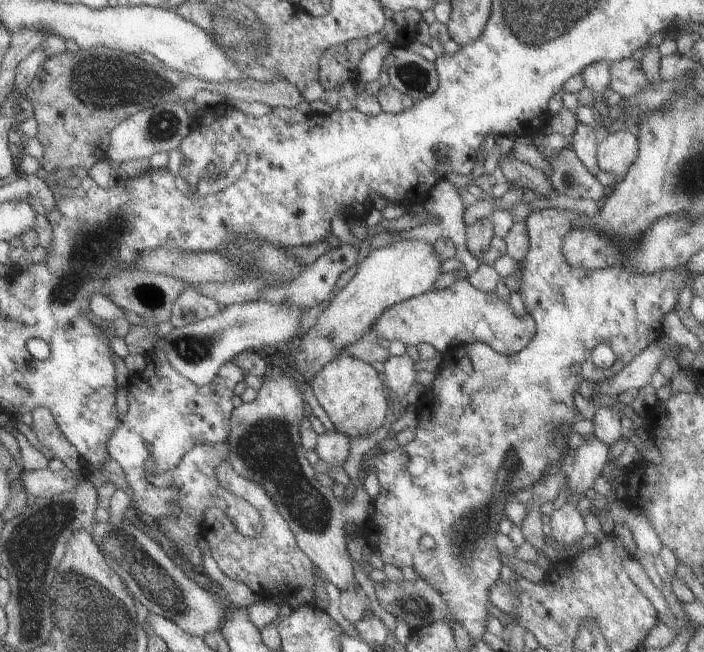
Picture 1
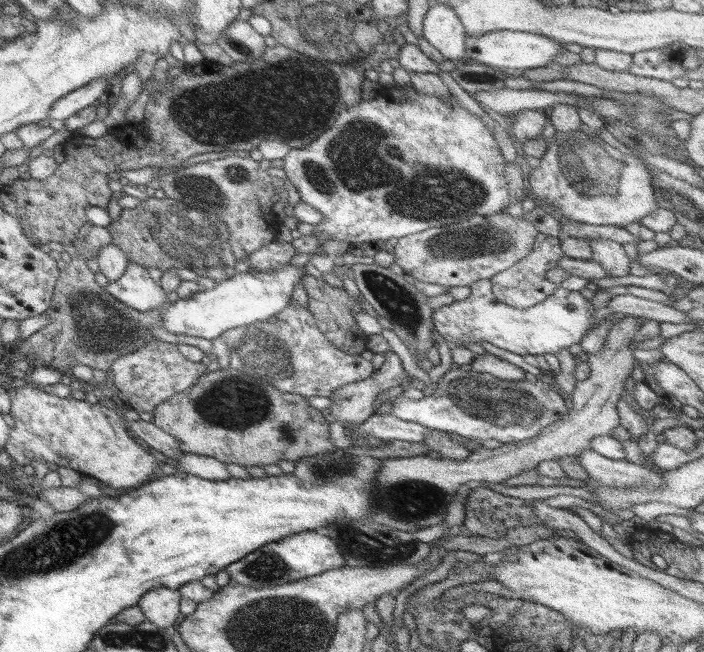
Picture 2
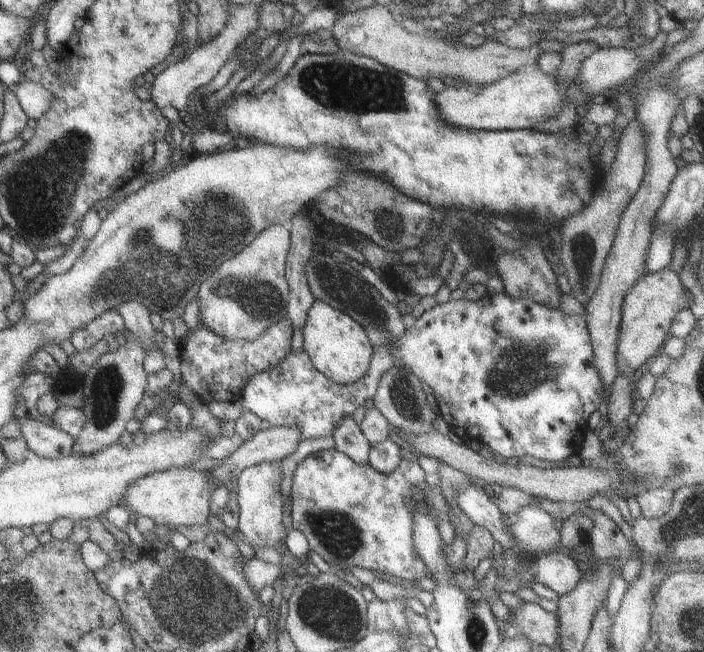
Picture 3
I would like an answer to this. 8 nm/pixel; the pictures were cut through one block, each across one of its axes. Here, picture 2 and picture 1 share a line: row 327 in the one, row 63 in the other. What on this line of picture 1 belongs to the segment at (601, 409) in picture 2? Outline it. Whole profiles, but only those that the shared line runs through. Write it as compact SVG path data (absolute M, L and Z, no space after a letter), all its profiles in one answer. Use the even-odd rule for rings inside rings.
M630 56L609 63L608 73L607 86L619 94L621 99L635 96L647 86L648 80L645 78L639 63Z

